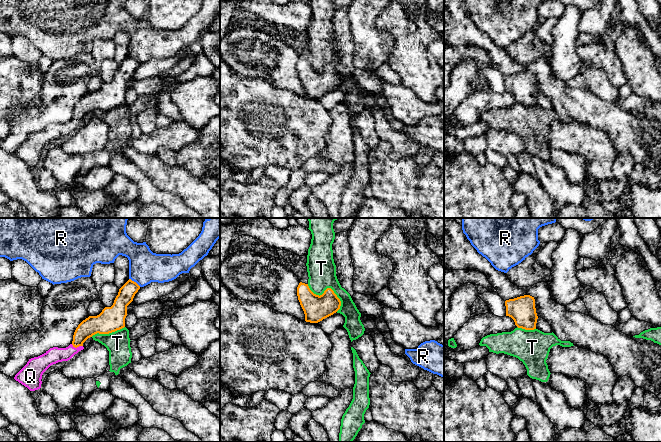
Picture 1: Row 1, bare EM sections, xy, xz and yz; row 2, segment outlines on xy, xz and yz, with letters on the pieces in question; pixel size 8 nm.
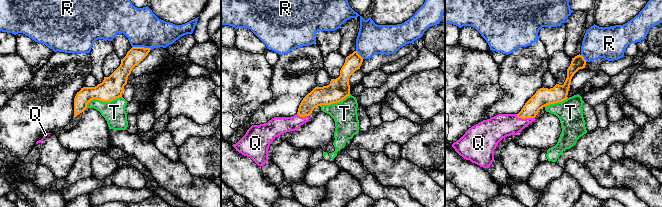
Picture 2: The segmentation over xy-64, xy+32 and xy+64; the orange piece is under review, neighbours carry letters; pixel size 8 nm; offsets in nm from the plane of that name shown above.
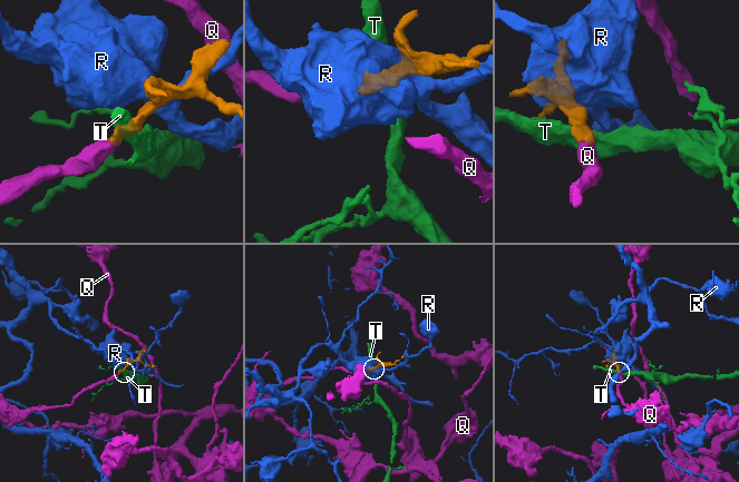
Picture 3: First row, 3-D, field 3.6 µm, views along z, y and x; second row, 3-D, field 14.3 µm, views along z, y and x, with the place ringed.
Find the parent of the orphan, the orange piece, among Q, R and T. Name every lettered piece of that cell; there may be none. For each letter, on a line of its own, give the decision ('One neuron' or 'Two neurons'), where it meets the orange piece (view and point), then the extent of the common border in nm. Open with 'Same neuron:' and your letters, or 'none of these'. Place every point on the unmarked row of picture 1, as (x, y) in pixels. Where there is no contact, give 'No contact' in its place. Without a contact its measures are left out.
Same neuron: Q
Q: One neuron. Touches orange at xy (77, 122). Shared border 100 nm
R: Two neurons. Touches orange at xy (135, 58). Shared border 120 nm
T: Two neurons. Touches orange at xz (328, 64). Shared border 340 nm

